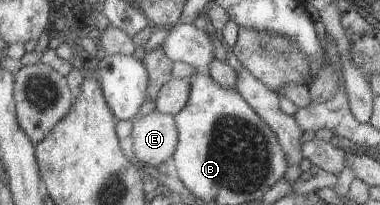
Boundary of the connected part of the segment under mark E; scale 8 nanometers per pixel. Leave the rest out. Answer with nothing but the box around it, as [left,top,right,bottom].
[132,109,179,168]

